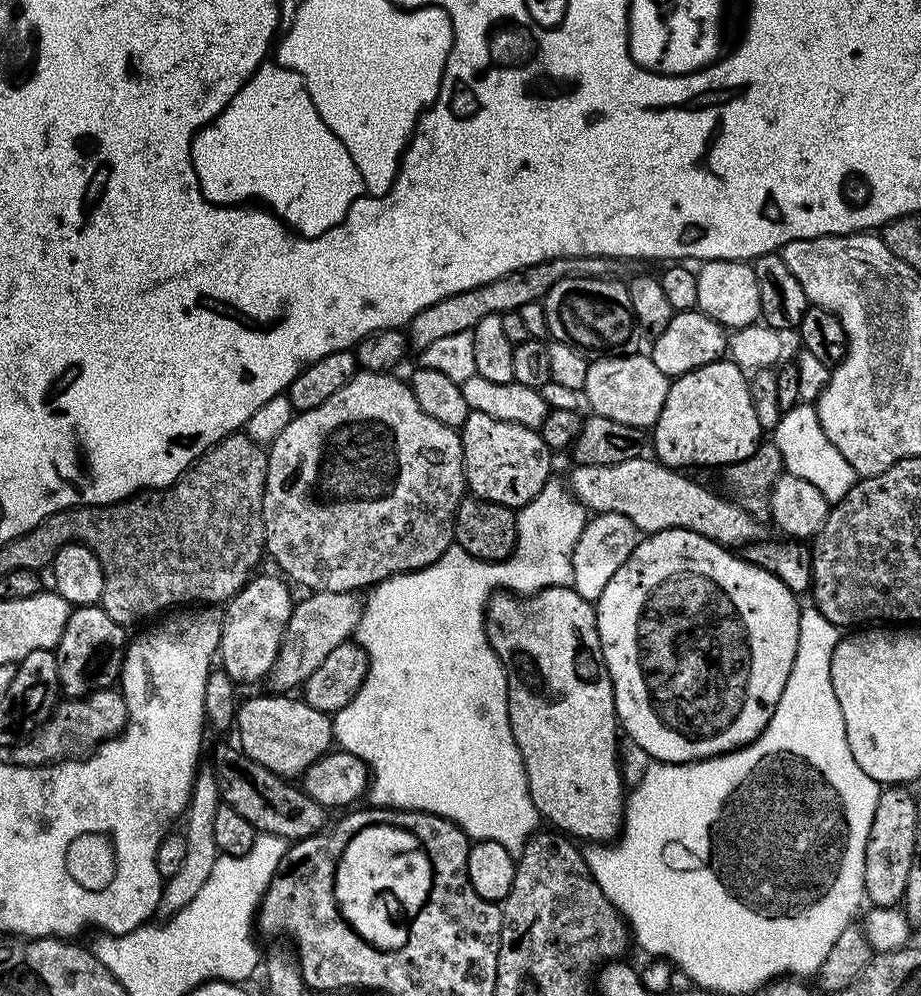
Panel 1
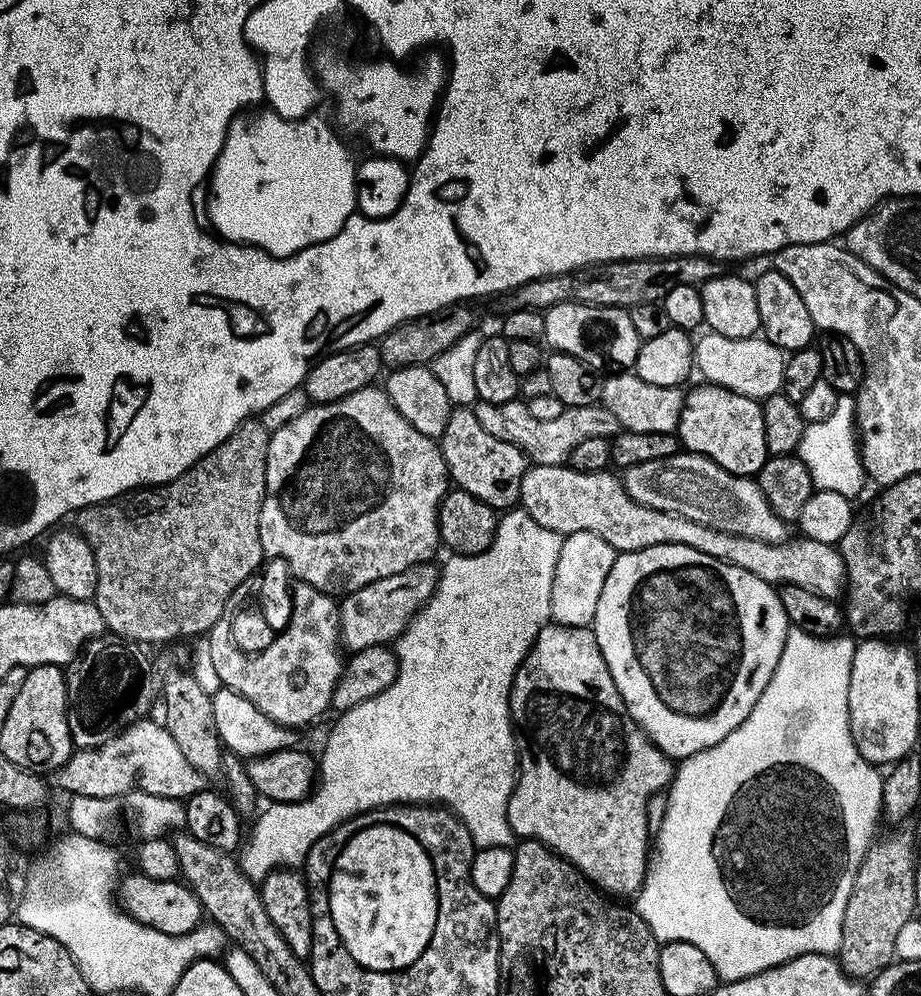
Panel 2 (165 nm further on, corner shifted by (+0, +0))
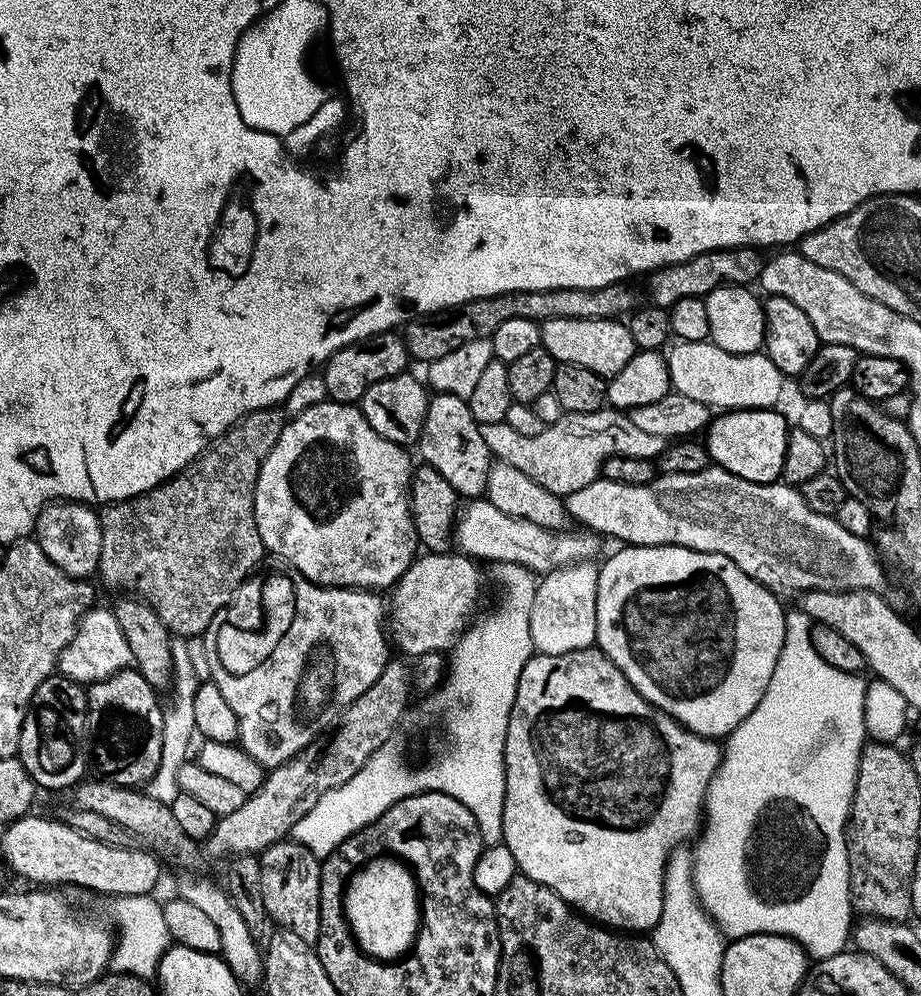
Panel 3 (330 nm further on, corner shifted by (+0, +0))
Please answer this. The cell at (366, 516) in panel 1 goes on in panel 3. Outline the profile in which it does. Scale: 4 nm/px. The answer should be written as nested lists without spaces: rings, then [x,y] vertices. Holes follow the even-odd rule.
[[[325,402],[318,406],[310,406],[302,414],[291,417],[285,423],[278,442],[274,442],[274,450],[262,462],[256,493],[254,494],[254,518],[258,522],[258,534],[262,538],[265,549],[276,556],[281,556],[285,565],[299,570],[311,584],[318,584],[322,588],[358,588],[361,590],[385,590],[391,589],[400,581],[402,574],[412,565],[412,561],[418,555],[418,541],[412,515],[408,510],[408,487],[412,485],[412,473],[414,460],[408,457],[409,449],[403,444],[395,444],[382,434],[378,434],[366,422],[366,418],[360,413],[356,404],[338,404]]]

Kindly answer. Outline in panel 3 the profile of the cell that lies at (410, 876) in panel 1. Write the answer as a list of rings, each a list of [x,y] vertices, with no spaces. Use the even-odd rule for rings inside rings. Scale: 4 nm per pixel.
[[[388,848],[381,850],[380,854],[370,854],[364,858],[364,865],[357,868],[352,874],[348,887],[344,890],[344,913],[348,919],[350,930],[354,934],[356,944],[367,956],[370,956],[370,918],[372,918],[372,932],[380,932],[386,936],[390,932],[390,962],[401,959],[416,943],[416,934],[420,931],[420,890],[416,887],[416,878],[412,875],[412,869],[406,864],[406,858],[402,858],[400,852]]]

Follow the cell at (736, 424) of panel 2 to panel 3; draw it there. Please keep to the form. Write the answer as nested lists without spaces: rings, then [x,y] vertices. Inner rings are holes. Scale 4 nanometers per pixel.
[[[737,408],[724,410],[709,423],[706,429],[706,447],[709,461],[717,468],[724,468],[730,474],[755,484],[775,484],[781,479],[780,471],[786,456],[786,442],[790,423],[776,408]]]

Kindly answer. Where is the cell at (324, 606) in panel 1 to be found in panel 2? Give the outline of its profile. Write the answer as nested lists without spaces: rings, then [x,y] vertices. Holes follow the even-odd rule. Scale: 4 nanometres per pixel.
[[[435,563],[419,564],[402,574],[378,578],[362,590],[354,590],[339,601],[340,642],[349,653],[366,650],[366,646],[391,645],[396,642],[412,619],[434,594],[438,579]]]

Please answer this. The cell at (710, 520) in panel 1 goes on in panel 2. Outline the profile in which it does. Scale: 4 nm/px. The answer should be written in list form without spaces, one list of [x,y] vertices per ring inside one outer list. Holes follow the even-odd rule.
[[[532,464],[524,471],[520,483],[519,507],[530,514],[538,526],[546,526],[546,530],[558,532],[561,537],[572,532],[598,534],[598,538],[606,538],[606,542],[610,542],[617,553],[677,544],[702,550],[702,554],[710,554],[710,558],[718,558],[742,570],[750,570],[750,574],[762,578],[767,584],[793,584],[802,590],[814,590],[814,594],[828,600],[836,600],[846,587],[844,563],[839,551],[831,544],[803,538],[771,544],[758,538],[723,532],[672,512],[654,510],[634,502],[634,498],[630,498],[624,489],[621,477],[611,476],[610,473],[608,470],[579,472],[564,464]]]

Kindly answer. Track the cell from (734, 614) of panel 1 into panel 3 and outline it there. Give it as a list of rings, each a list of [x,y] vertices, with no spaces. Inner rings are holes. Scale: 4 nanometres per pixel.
[[[624,546],[621,552],[616,552],[603,565],[599,565],[598,586],[596,587],[596,644],[600,651],[605,652],[626,674],[626,678],[642,694],[646,702],[650,702],[659,710],[674,718],[683,728],[688,728],[694,734],[709,738],[727,738],[732,731],[747,718],[762,702],[762,694],[766,694],[766,686],[770,686],[770,678],[774,678],[774,666],[778,666],[778,658],[784,645],[784,618],[786,608],[783,608],[776,593],[763,588],[750,574],[738,567],[730,558],[717,552],[696,552],[692,548],[665,546],[663,548],[645,548],[643,546]]]

